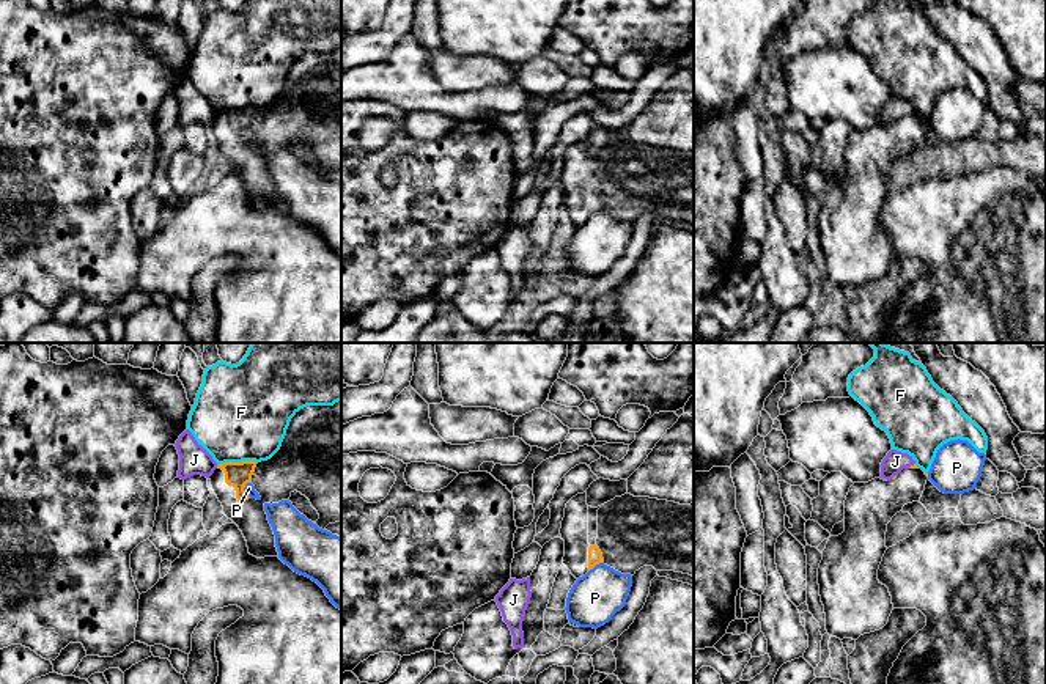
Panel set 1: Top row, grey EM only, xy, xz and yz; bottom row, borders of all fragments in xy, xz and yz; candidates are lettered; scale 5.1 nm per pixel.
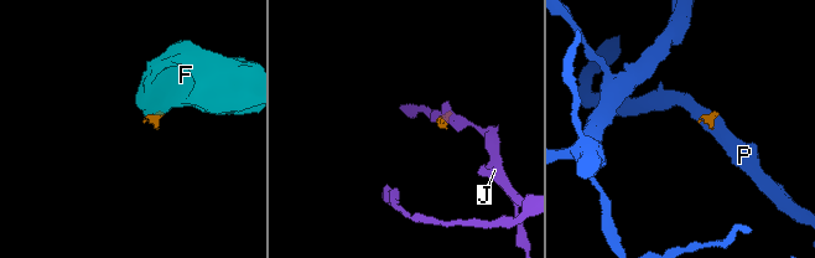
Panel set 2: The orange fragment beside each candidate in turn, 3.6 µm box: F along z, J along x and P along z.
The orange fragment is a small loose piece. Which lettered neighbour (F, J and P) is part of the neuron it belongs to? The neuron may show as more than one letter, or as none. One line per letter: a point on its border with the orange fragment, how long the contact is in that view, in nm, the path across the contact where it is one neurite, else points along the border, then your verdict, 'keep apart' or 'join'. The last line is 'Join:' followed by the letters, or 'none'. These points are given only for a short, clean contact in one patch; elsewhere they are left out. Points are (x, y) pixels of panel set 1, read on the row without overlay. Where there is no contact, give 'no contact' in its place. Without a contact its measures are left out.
F: meets orange in xy at (236, 110); contact 200 nm long; border along xy (257, 110), (225, 109), (217, 114); keep apart
J: meets orange in yz at (911, 114); contact 50 nm long; border along yz (914, 110), (908, 115); keep apart
P: meets orange in xy at (243, 137); contact 90 nm long; border along xy (247, 129), (244, 137), (250, 145); keep apart
Join: none

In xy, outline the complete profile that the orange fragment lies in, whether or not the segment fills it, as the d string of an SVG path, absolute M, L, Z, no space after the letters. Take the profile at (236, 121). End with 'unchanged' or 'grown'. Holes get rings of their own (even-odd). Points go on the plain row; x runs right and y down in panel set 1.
M341 49L333 53L307 53L296 60L286 77L280 97L267 108L225 110L209 124L214 142L223 154L223 162L242 179L249 201L256 206L278 204L275 182L264 159L266 151L289 148L294 138L305 143L318 159L316 171L326 178L329 171L341 170ZM255 134L260 148L250 146L244 135Z; grown

